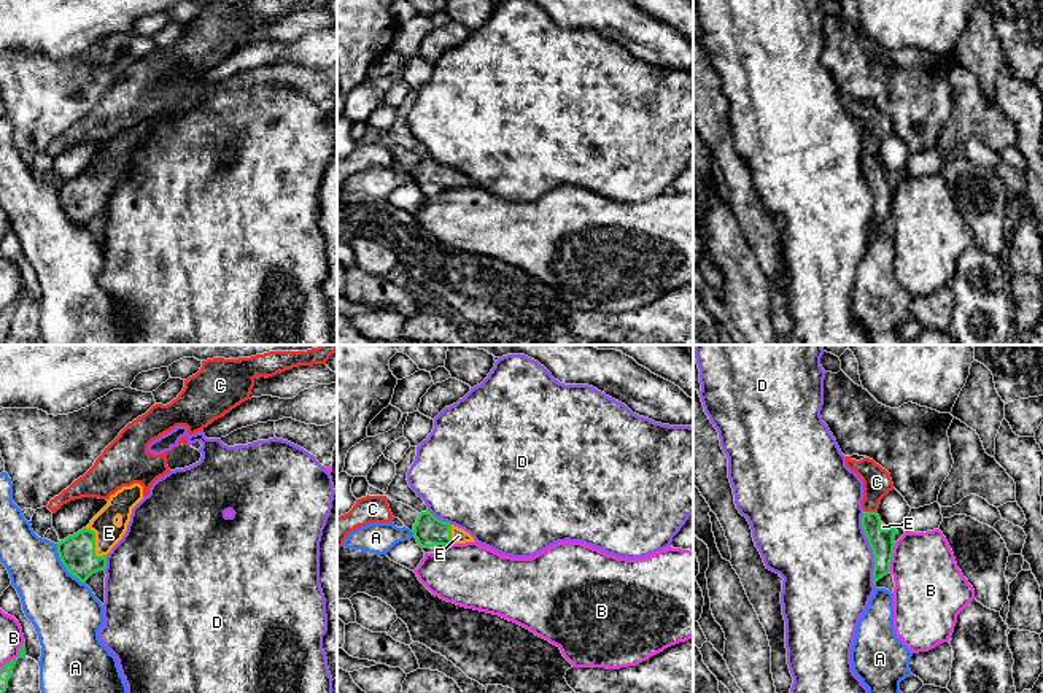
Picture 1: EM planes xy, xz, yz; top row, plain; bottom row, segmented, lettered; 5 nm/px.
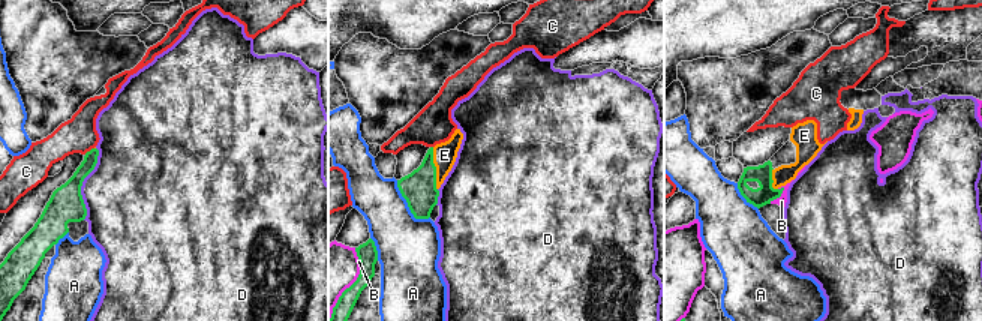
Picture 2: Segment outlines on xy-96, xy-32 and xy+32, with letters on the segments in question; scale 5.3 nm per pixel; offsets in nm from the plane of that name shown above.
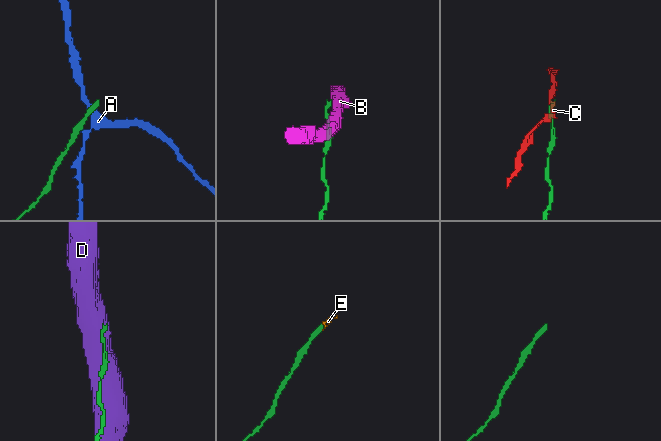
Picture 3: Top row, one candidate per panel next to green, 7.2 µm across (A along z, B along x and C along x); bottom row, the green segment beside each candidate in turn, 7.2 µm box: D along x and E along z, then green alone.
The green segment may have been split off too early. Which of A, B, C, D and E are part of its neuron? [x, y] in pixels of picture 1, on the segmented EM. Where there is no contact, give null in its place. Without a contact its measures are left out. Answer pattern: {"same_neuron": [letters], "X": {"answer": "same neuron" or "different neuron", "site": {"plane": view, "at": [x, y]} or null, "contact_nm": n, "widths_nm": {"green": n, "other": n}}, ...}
{"same_neuron": ["E"], "A": {"answer": "different neuron", "site": {"plane": "xy", "at": [62, 563]}, "contact_nm": 240, "widths_nm": {"green": 180, "other": 340}}, "B": {"answer": "different neuron", "site": {"plane": "xy", "at": [16, 658]}, "contact_nm": 200, "widths_nm": {"green": 60, "other": 120}}, "C": {"answer": "different neuron", "site": {"plane": "yz", "at": [872, 512]}, "contact_nm": 60, "widths_nm": {"green": 130, "other": 140}}, "D": {"answer": "different neuron", "site": {"plane": "yz", "at": [872, 549]}, "contact_nm": 380, "widths_nm": {"green": 130, "other": 480}}, "E": {"answer": "same neuron", "site": {"plane": "xy", "at": [94, 544]}, "contact_nm": 180, "widths_nm": {"green": 180, "other": 140}}}

